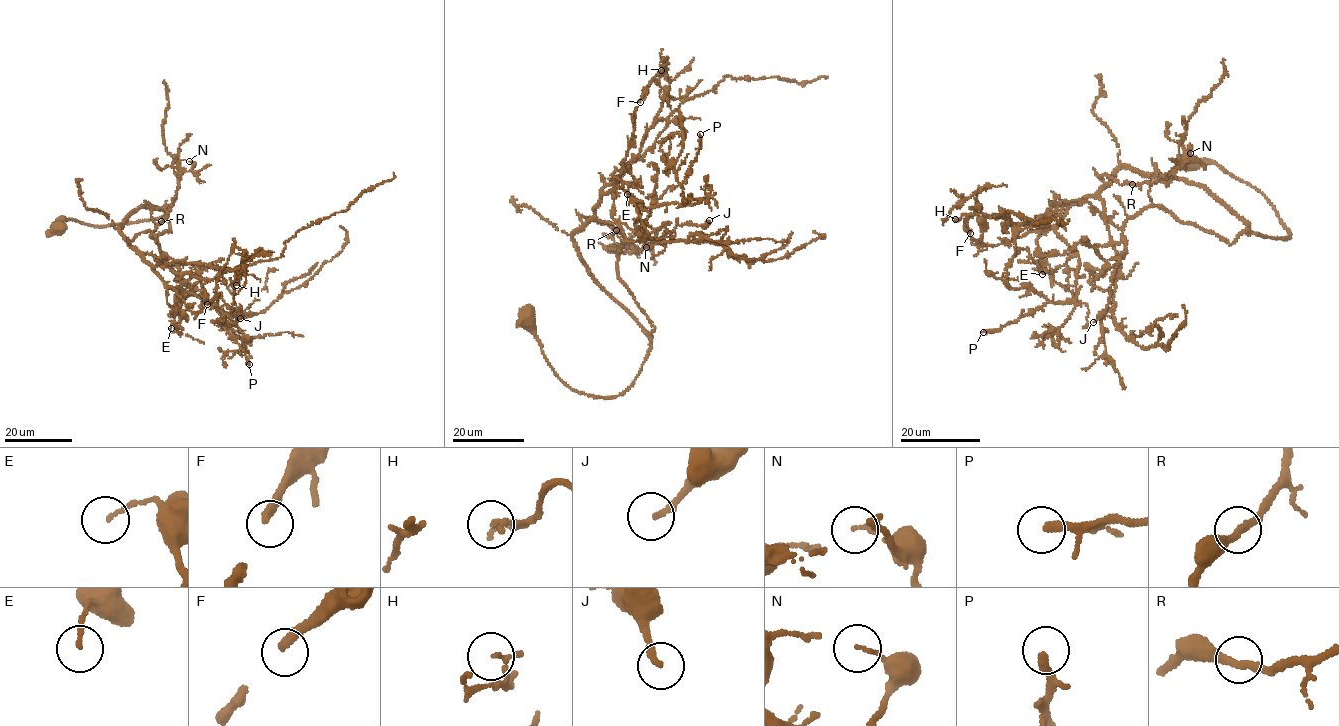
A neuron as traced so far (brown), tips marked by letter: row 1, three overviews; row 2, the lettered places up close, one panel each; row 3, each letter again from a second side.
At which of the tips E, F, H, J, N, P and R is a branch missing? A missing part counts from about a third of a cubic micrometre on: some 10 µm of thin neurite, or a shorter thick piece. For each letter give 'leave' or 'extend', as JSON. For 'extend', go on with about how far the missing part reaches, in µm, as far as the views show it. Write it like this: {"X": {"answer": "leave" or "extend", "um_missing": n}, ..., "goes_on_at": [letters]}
{"E": {"answer": "leave"}, "F": {"answer": "leave"}, "H": {"answer": "leave"}, "J": {"answer": "leave"}, "N": {"answer": "leave"}, "P": {"answer": "leave"}, "R": {"answer": "leave"}, "goes_on_at": []}

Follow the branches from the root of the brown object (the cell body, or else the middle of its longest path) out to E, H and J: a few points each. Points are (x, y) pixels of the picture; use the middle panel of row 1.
E: (526, 318), (572, 388), (628, 390), (651, 339), (573, 238), (616, 186), (642, 204), (627, 194)
H: (526, 318), (572, 388), (617, 397), (633, 383), (654, 326), (618, 277), (613, 195), (667, 126), (661, 70)
J: (526, 318), (569, 386), (623, 394), (654, 326), (618, 277), (622, 242), (709, 220)

